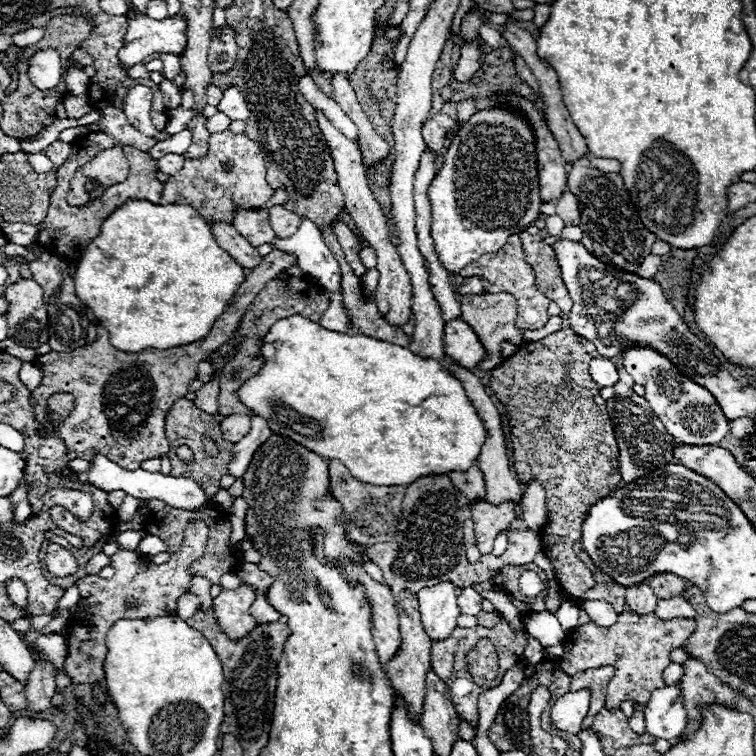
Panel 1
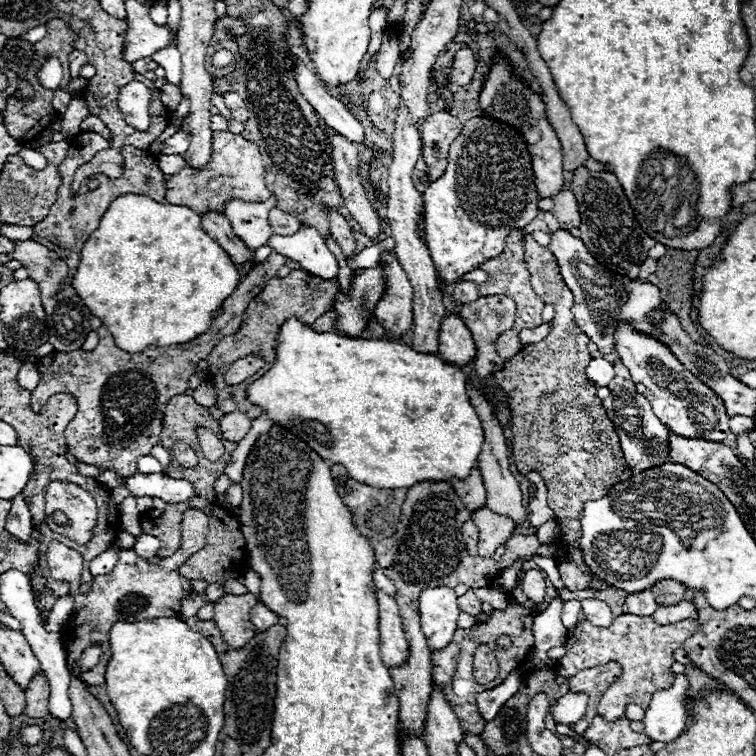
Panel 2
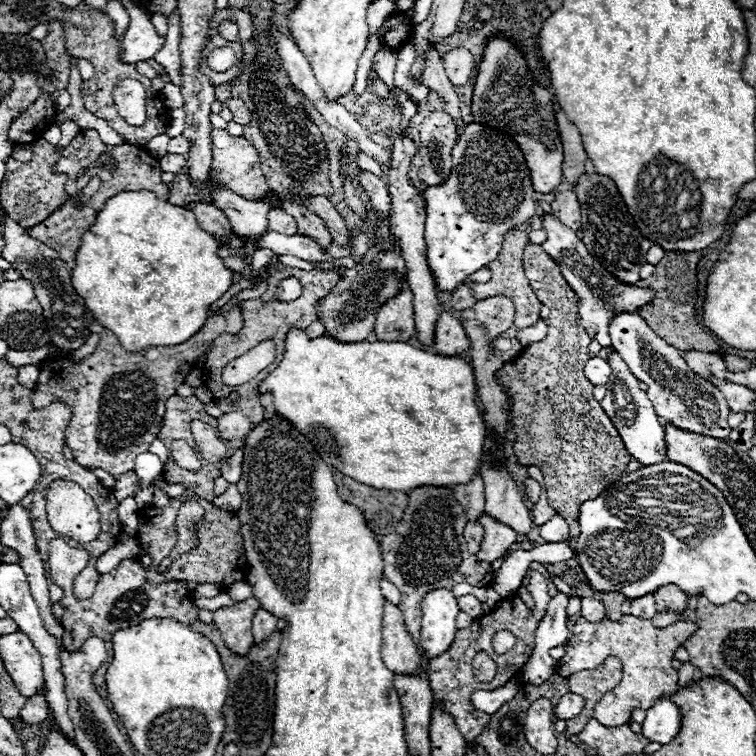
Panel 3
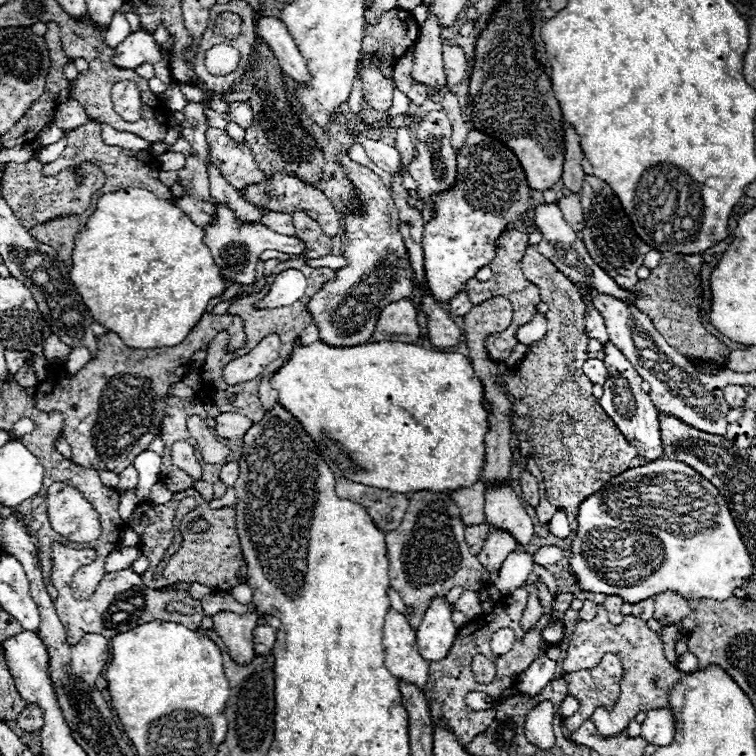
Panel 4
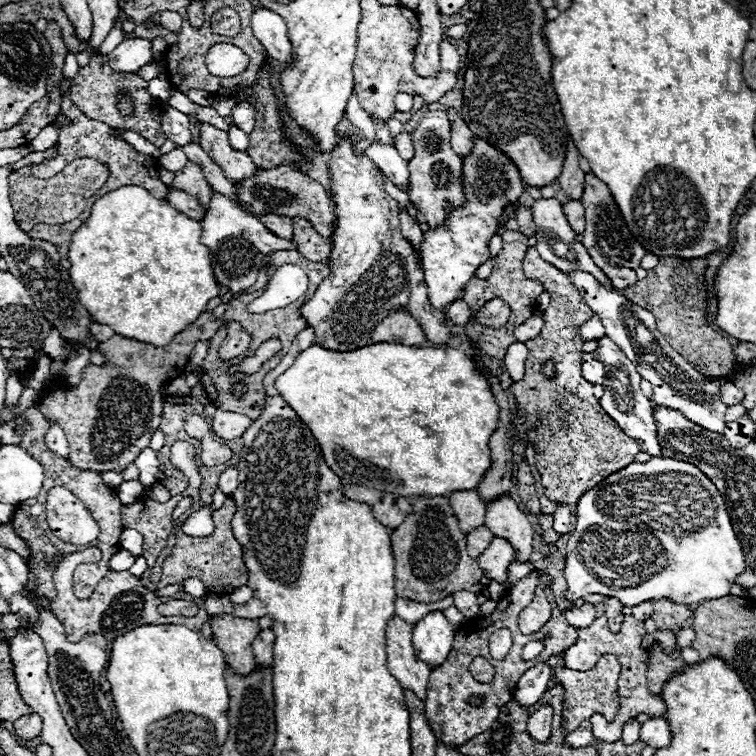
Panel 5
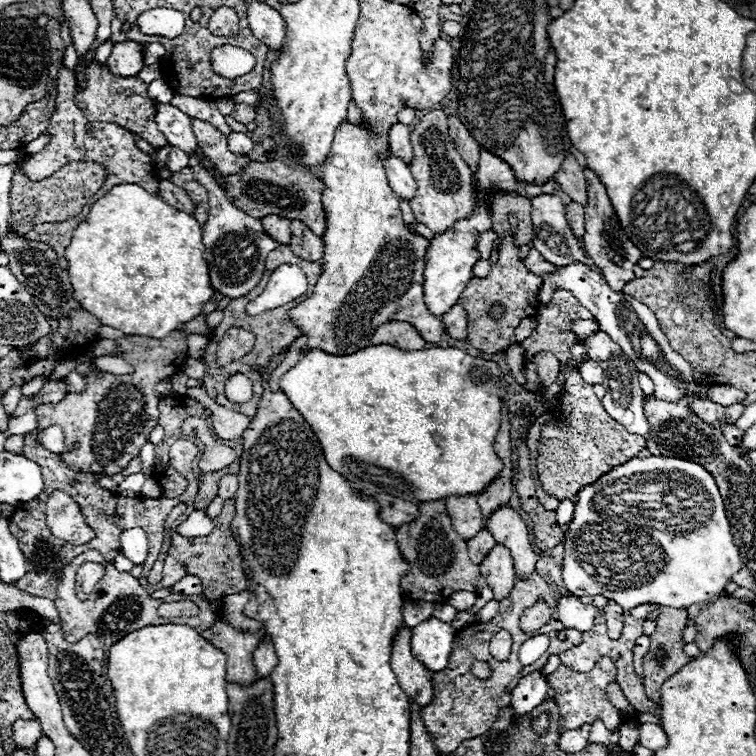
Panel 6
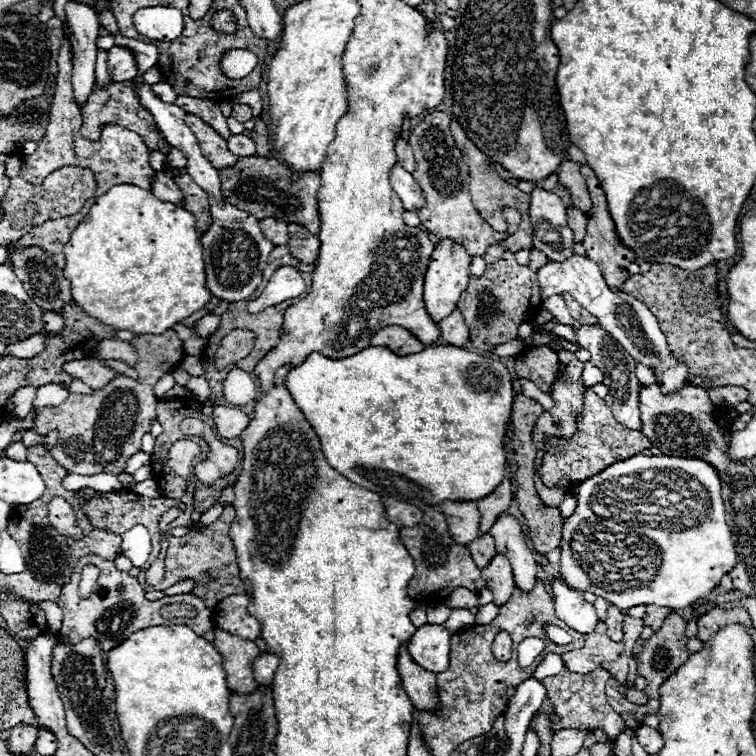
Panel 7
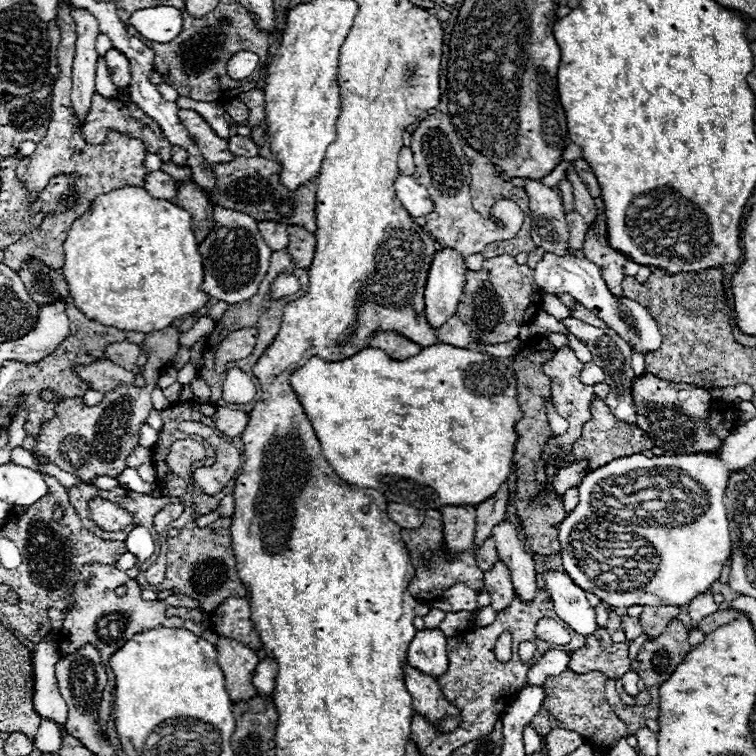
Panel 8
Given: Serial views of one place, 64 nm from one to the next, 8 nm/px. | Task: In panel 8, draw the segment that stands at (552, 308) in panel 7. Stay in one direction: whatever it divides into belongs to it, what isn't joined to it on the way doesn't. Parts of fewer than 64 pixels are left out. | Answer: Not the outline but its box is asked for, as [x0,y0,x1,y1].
[541,294,570,321]

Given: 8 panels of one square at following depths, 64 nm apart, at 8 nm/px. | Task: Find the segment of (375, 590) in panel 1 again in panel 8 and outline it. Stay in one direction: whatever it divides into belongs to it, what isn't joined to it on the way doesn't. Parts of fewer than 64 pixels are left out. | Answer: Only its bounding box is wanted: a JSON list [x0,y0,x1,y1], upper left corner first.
[404,662,460,724]

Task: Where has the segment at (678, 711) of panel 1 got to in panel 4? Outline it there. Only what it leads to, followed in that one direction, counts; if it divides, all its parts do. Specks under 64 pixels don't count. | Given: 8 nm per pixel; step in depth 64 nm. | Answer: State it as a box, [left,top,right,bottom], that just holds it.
[642,652,698,746]

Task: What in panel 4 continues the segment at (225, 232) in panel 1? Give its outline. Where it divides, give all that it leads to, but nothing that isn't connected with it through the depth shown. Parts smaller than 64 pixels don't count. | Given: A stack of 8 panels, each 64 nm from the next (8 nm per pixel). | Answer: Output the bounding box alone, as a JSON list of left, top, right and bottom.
[176,196,214,228]

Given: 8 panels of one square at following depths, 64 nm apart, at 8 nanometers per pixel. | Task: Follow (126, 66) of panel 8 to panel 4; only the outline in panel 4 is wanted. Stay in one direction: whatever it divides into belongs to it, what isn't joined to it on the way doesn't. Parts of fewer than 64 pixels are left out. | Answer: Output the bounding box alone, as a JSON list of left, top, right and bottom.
[114,28,162,68]

